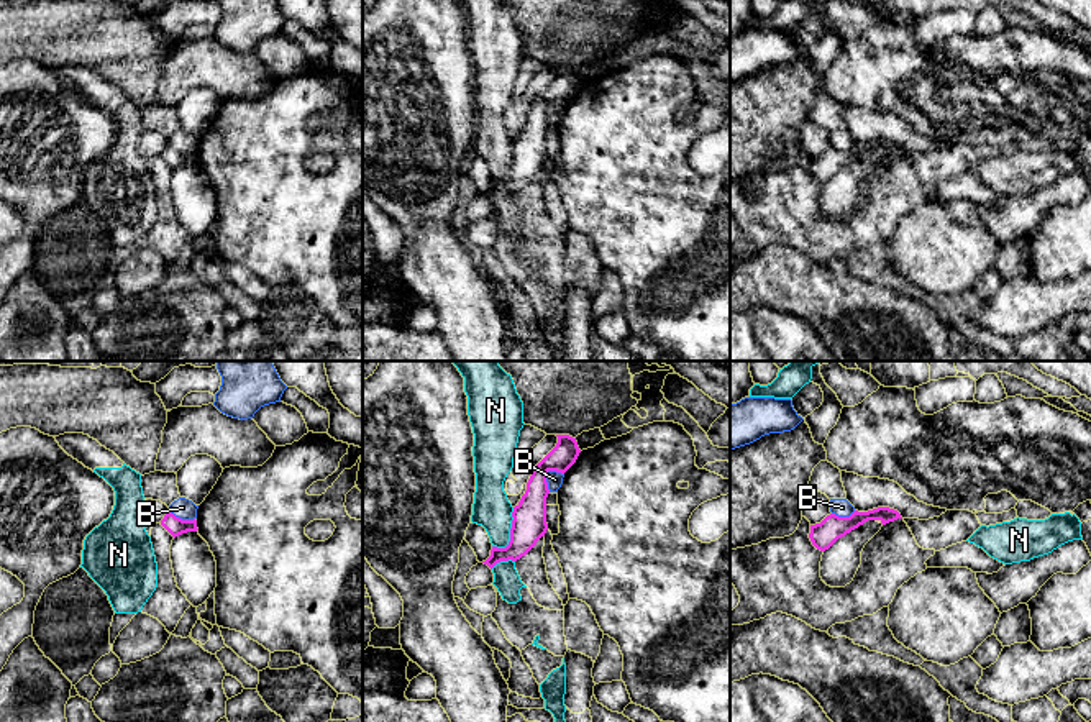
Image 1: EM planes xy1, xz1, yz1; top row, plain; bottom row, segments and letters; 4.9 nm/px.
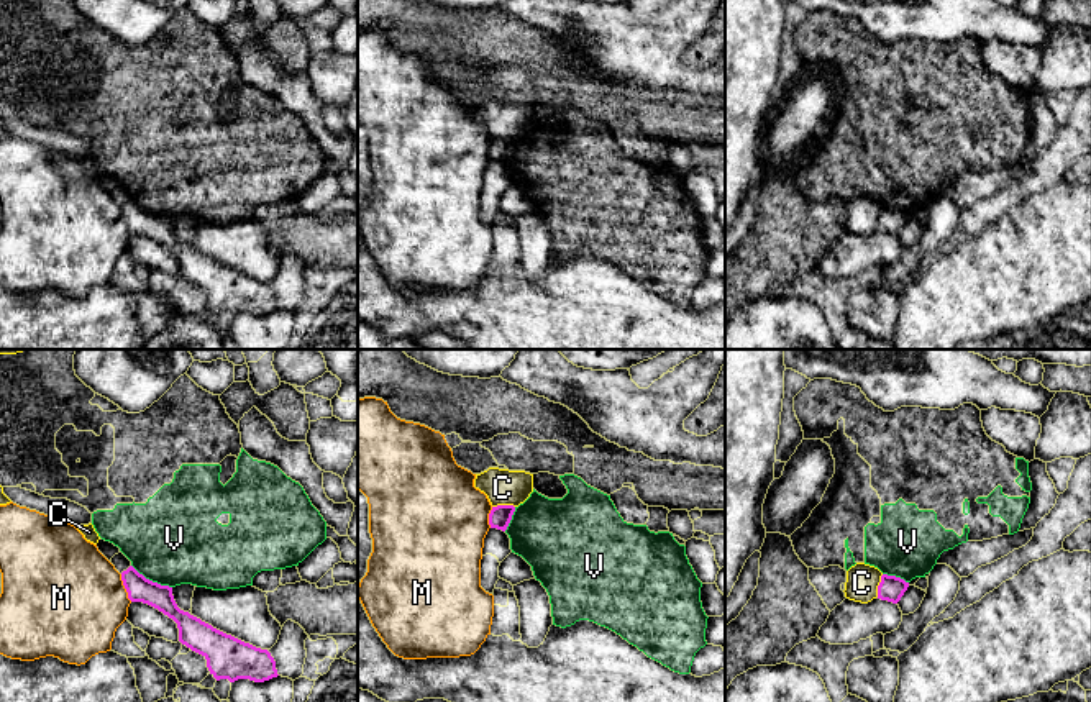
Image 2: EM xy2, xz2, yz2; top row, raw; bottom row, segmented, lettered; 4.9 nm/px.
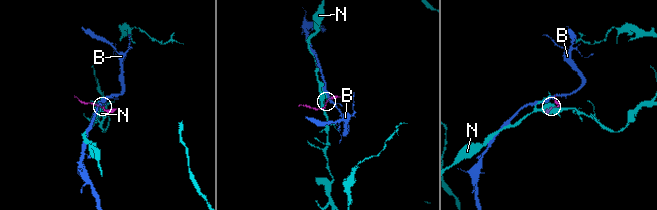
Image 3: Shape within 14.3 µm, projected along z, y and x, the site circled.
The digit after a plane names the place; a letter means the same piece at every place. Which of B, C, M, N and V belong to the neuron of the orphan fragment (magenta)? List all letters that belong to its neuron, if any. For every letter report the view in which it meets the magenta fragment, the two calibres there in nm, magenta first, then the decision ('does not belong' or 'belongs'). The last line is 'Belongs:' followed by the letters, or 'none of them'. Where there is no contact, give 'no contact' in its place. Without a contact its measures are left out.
B: meets magenta in xz1; 160 nm thick on the magenta side, 80 nm on the other; does not belong
C: meets magenta in xz2; 110 nm thick on the magenta side, 180 nm on the other; belongs
M: meets magenta in xy2; 130 nm thick on the magenta side, 480 nm on the other; does not belong
N: meets magenta in xz1; 170 nm thick on the magenta side, 190 nm on the other; does not belong
V: meets magenta in xy2; 130 nm thick on the magenta side, 460 nm on the other; does not belong
Belongs: C

